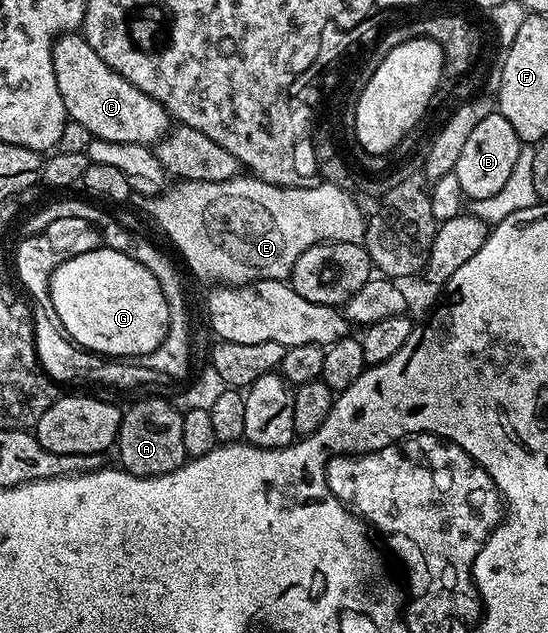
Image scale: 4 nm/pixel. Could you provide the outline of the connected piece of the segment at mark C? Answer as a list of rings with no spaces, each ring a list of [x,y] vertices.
[[[80,32],[62,33],[54,40],[53,70],[68,120],[77,121],[94,138],[149,145],[170,128],[171,118],[164,107],[107,67]]]

